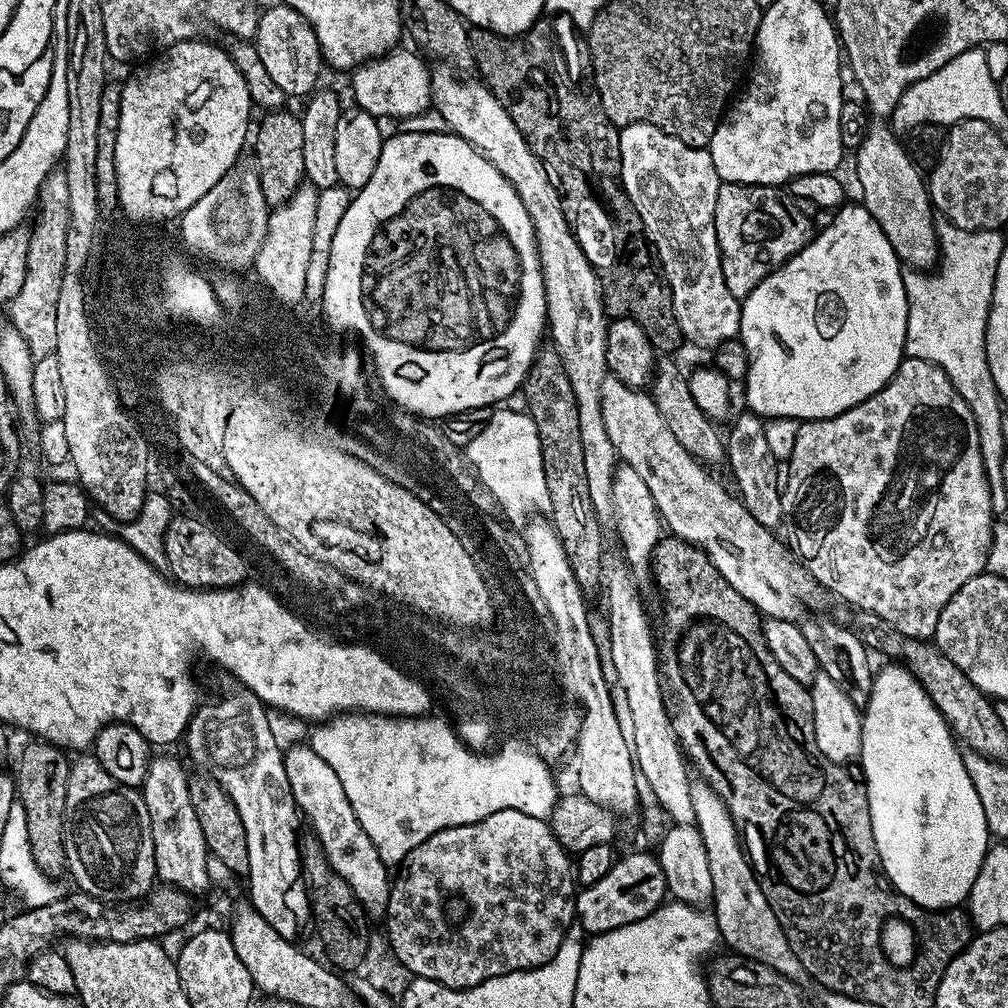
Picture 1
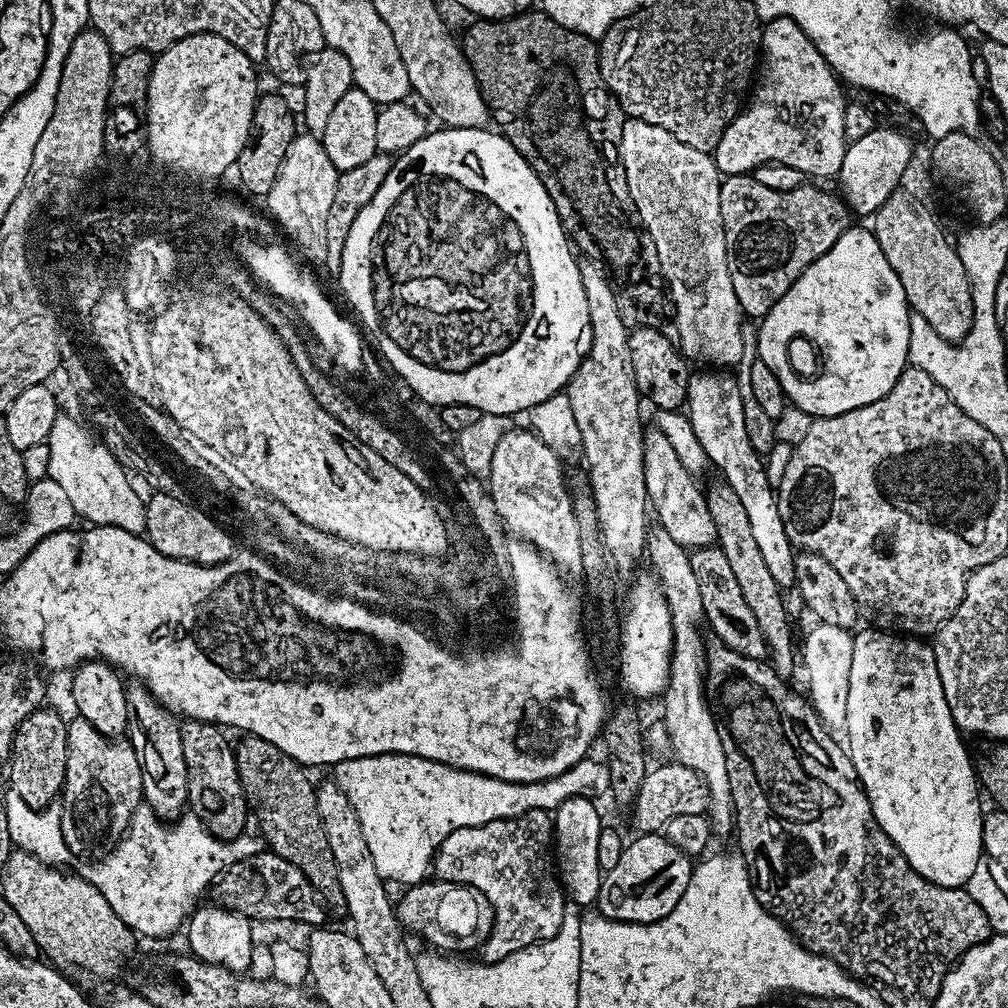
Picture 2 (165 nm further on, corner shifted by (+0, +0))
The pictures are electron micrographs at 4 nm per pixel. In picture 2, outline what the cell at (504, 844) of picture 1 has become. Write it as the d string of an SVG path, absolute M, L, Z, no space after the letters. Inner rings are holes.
M535 808L514 818L454 830L436 849L435 875L472 885L486 894L494 910L496 921L482 946L483 963L496 963L558 934L566 897L554 867L552 847L553 817L545 809Z

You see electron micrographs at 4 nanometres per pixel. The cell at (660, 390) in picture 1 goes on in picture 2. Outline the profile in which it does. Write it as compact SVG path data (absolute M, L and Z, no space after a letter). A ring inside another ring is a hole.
M717 482L710 485L706 488L706 499L708 513L716 527L716 544L722 554L726 554L726 562L730 562L730 571L738 581L742 598L746 598L746 606L750 606L750 614L754 614L758 630L762 630L767 659L779 676L791 677L791 672L798 668L798 652L797 649L796 652L792 649L792 626L788 622L788 612L784 609L785 593L780 584L774 582L774 577L762 559L762 550L758 550L756 539L750 530L750 518L746 518L746 510L742 507L738 494L734 494L728 484Z

